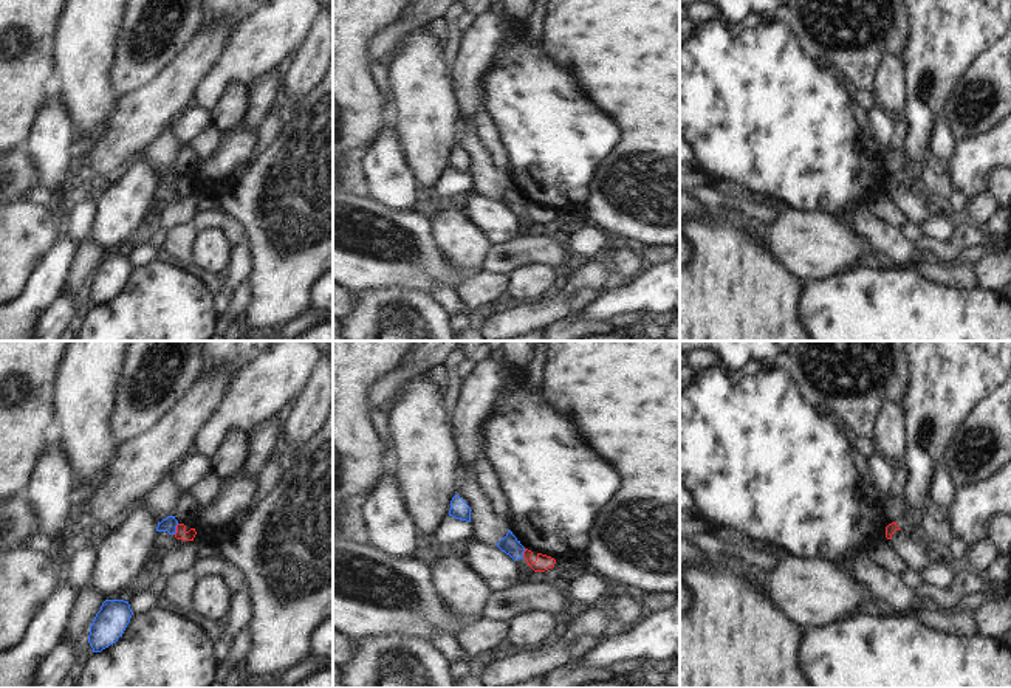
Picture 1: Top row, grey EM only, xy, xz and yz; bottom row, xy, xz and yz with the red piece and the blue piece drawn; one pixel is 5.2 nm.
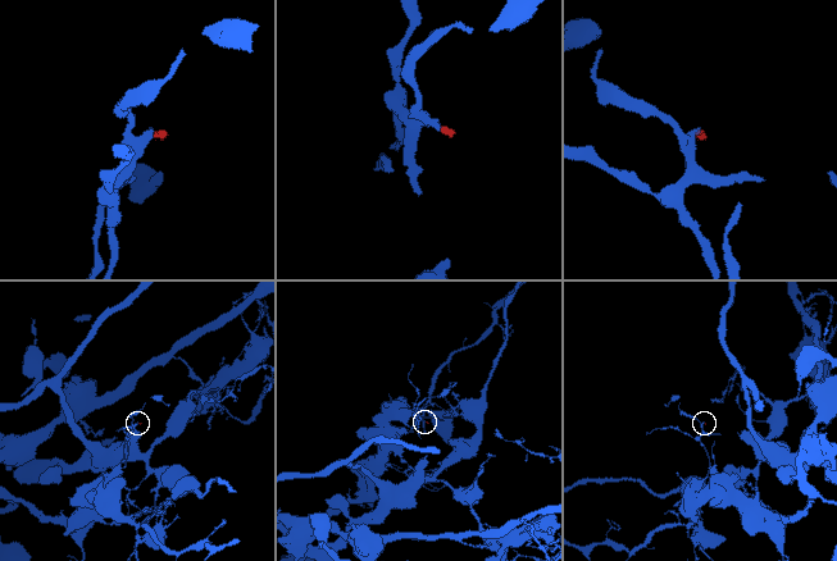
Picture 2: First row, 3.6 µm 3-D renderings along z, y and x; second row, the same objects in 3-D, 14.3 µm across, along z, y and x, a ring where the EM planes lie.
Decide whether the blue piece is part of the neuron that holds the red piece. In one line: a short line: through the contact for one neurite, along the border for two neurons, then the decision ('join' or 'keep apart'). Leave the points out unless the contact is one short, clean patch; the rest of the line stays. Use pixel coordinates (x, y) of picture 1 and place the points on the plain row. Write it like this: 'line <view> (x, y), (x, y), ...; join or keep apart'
line xy (178, 177), (174, 186); keep apart

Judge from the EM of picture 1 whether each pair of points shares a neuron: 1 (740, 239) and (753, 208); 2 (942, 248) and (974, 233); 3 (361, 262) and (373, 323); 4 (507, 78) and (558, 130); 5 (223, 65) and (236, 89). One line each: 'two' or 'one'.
1: two
2: one
3: two
4: one
5: two

